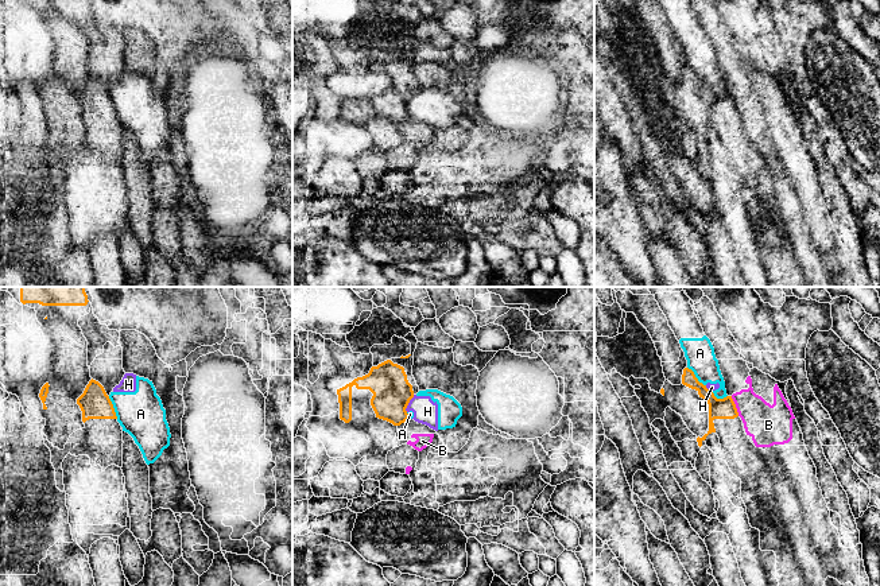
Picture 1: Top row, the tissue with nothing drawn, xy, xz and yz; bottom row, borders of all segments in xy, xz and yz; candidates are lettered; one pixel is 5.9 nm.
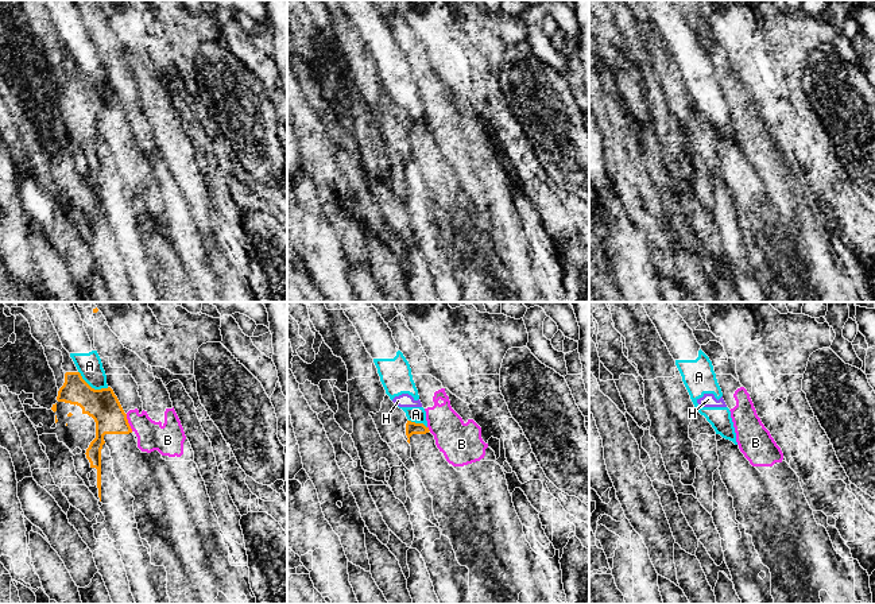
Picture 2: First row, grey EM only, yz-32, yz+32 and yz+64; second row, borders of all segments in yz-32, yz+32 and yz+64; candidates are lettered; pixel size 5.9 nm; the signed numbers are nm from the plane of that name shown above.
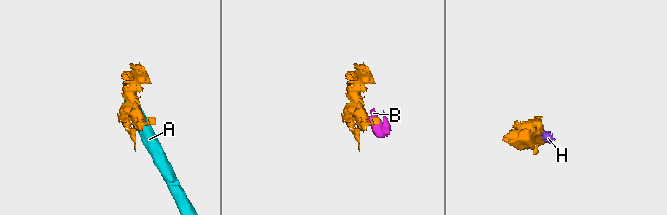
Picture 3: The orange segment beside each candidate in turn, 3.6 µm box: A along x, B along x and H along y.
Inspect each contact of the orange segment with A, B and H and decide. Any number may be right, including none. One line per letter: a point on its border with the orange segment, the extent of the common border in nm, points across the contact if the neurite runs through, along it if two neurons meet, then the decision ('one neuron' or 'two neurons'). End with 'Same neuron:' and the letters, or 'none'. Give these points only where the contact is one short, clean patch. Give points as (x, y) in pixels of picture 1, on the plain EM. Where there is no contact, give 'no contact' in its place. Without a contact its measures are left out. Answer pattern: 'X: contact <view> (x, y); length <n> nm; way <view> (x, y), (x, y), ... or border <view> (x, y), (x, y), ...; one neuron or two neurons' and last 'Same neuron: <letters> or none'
A: contact xy (112, 105); length 150 nm; two neurons
B: contact yz (735, 104); length 130 nm; way yz (718, 107), (735, 104), (748, 104), (768, 123); one neuron
H: contact xz (409, 100); length 120 nm; border xz (414, 93), (406, 109); two neurons
Same neuron: B

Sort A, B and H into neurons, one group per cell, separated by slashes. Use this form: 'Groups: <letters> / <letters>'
Groups: A H / B

